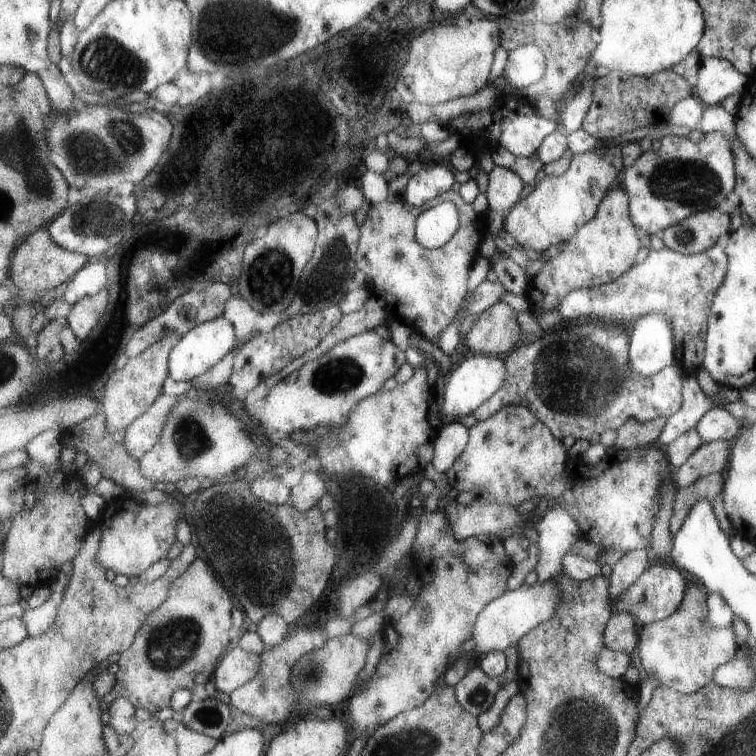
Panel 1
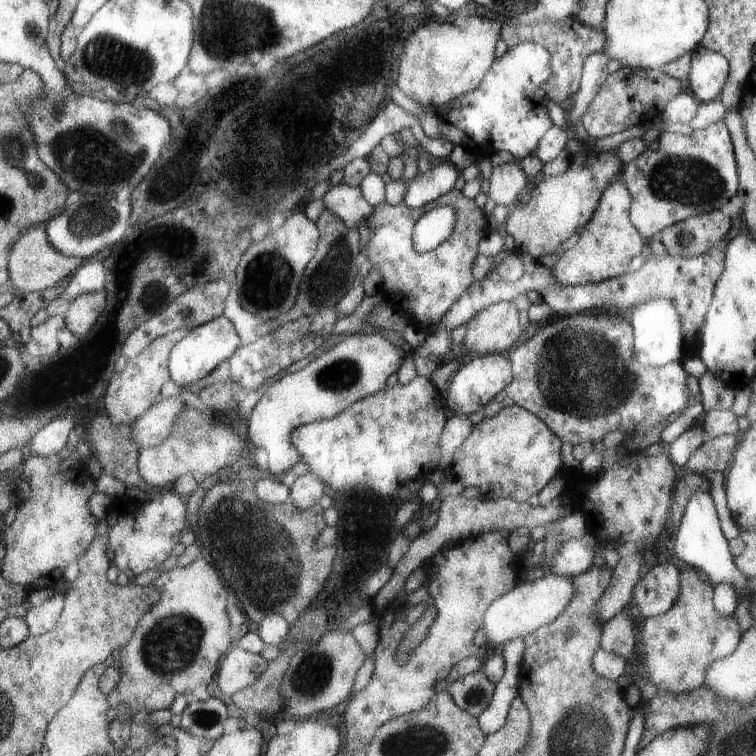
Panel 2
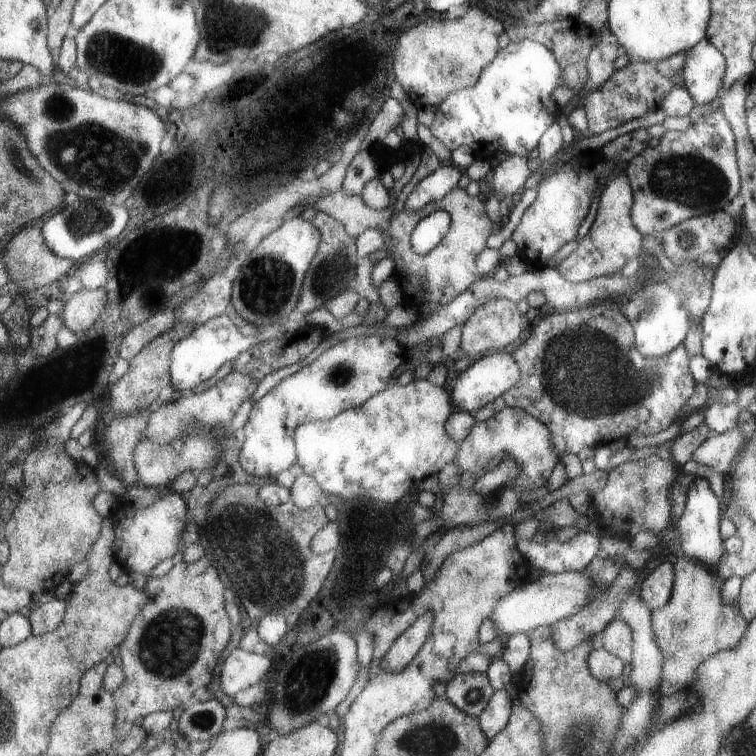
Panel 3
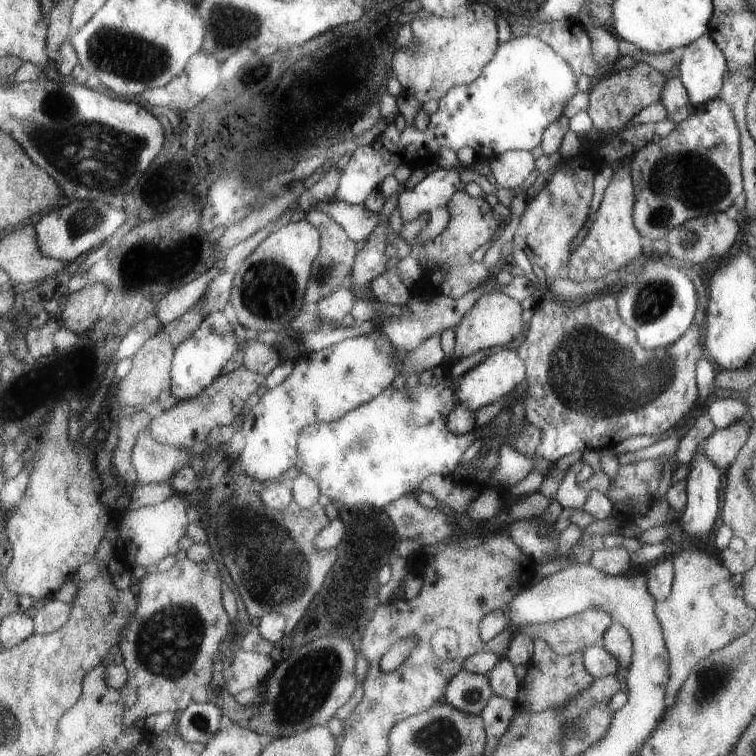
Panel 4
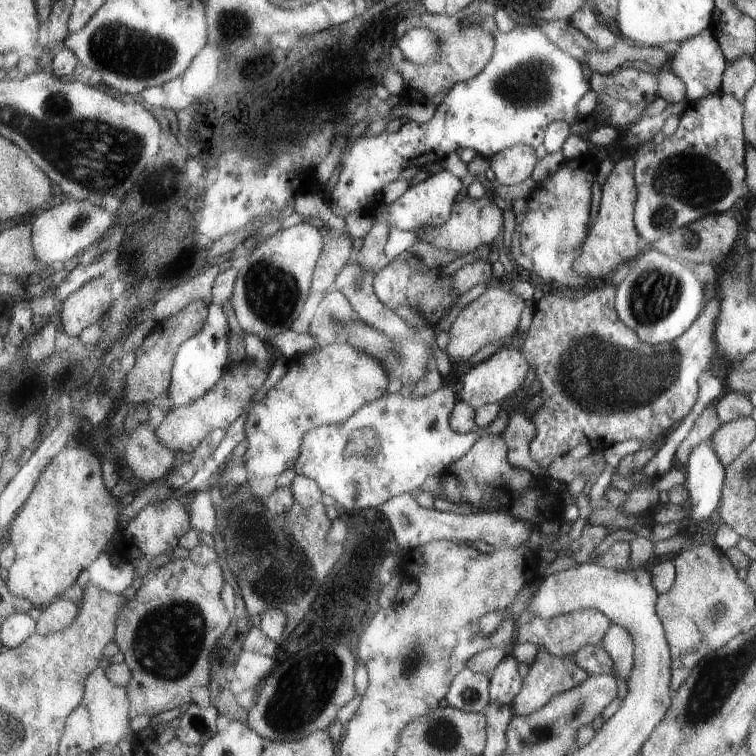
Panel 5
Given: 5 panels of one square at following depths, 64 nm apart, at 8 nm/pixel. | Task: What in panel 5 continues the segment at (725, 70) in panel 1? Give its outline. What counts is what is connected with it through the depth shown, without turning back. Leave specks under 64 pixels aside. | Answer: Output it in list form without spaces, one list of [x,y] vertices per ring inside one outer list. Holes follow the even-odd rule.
[[[705,28],[695,38],[689,38],[685,42],[681,42],[681,50],[671,60],[671,66],[669,66],[669,70],[685,84],[687,104],[709,98],[711,94],[719,94],[725,68],[727,68],[727,60],[725,60],[723,52],[721,52],[721,46],[717,44],[717,40],[715,40],[715,36],[713,36],[713,32],[709,28]]]

